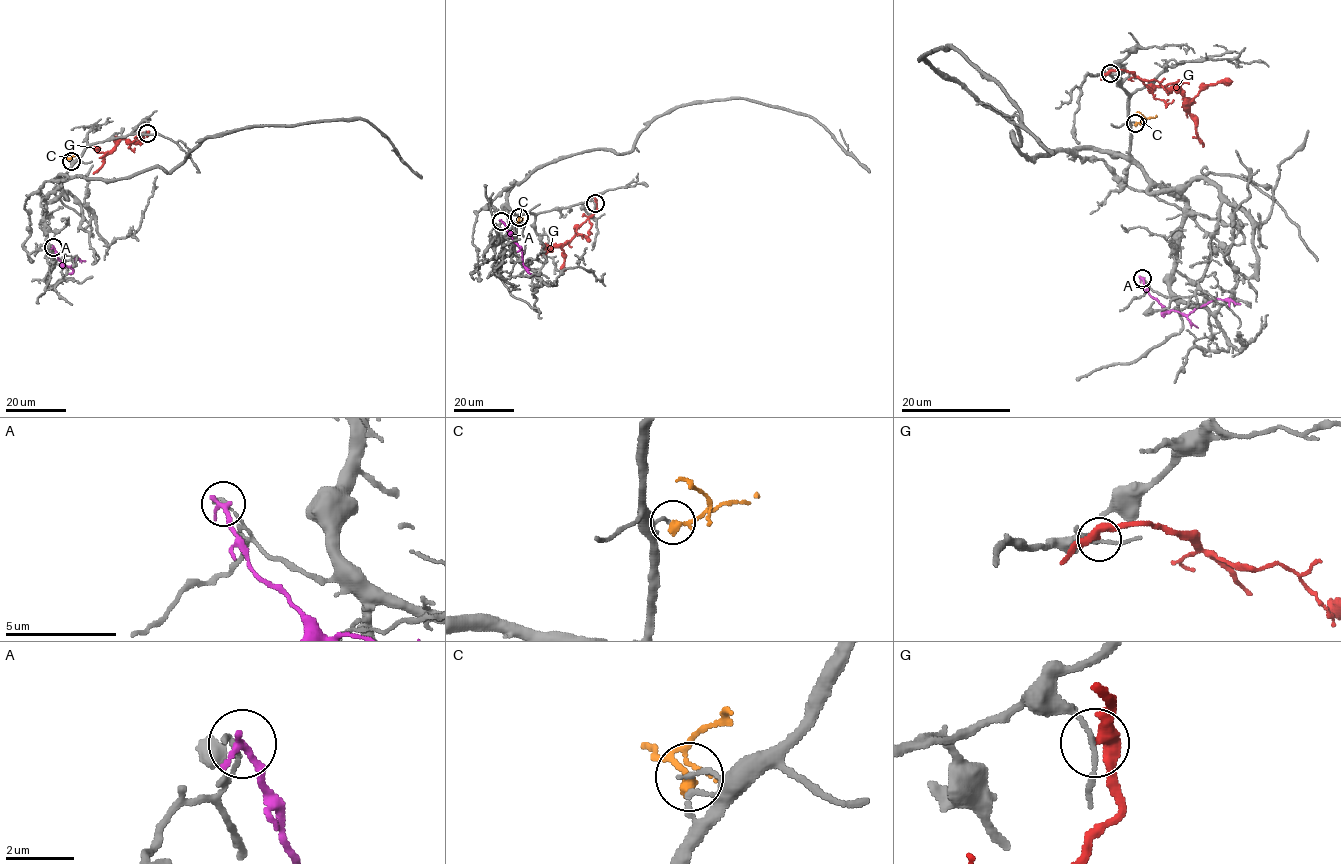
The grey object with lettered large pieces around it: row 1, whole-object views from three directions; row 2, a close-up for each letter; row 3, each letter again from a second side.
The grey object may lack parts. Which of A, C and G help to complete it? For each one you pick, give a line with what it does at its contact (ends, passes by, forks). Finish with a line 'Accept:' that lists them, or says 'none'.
Accept: none

